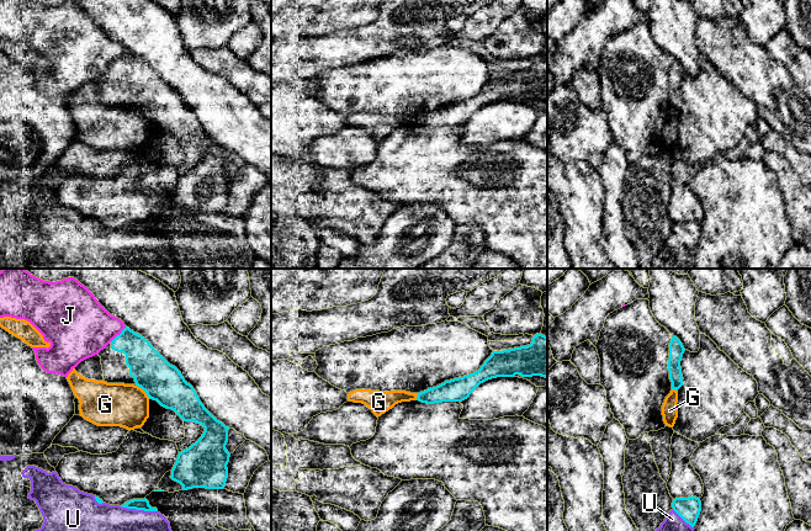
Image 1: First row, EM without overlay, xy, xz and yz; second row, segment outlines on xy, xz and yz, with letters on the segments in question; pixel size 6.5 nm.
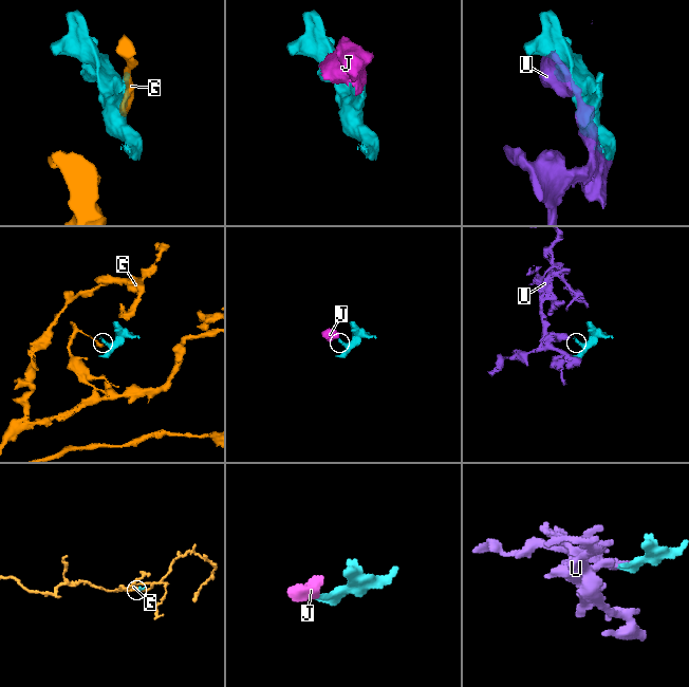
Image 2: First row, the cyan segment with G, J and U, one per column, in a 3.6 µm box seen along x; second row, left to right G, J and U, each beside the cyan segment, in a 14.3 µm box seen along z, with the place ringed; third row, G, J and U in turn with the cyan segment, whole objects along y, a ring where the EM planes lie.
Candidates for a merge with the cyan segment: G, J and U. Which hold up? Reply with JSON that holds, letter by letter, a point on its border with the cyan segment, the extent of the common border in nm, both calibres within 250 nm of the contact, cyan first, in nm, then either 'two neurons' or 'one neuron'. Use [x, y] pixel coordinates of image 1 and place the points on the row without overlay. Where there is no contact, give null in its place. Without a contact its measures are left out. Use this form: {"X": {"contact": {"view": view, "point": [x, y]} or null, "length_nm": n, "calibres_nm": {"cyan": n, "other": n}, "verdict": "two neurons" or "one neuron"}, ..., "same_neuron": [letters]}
{"G": {"contact": {"view": "xy", "point": [143, 113]}, "length_nm": 130, "calibres_nm": {"cyan": 260, "other": 280}, "verdict": "two neurons"}, "J": {"contact": {"view": "xy", "point": [117, 59]}, "length_nm": 150, "calibres_nm": {"cyan": 220, "other": 400}, "verdict": "two neurons"}, "U": {"contact": {"view": "xy", "point": [139, 233]}, "length_nm": 240, "calibres_nm": {"cyan": 80, "other": 460}, "verdict": "one neuron"}, "same_neuron": ["U"]}

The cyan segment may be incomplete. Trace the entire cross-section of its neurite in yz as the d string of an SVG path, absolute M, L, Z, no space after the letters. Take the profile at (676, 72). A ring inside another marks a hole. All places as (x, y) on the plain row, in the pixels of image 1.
M672 60L669 67L669 84L668 84L668 95L669 103L672 106L672 113L678 115L683 110L683 99L680 85L685 73L680 64L677 60Z

